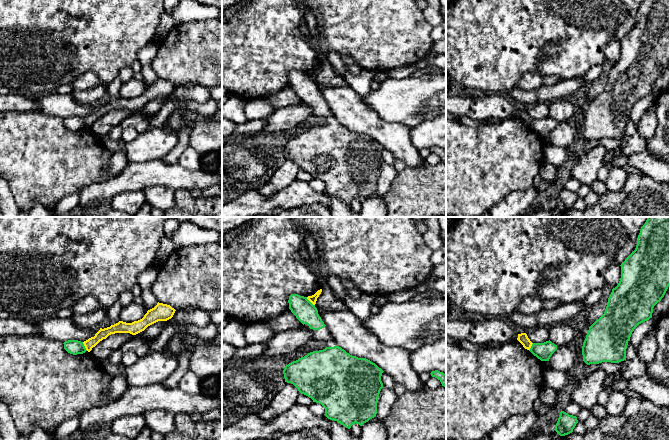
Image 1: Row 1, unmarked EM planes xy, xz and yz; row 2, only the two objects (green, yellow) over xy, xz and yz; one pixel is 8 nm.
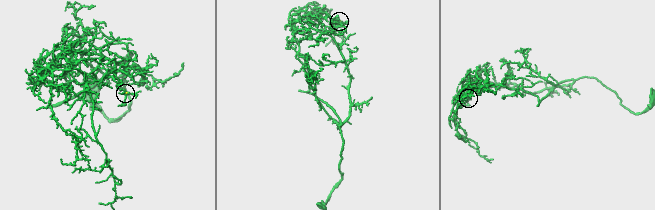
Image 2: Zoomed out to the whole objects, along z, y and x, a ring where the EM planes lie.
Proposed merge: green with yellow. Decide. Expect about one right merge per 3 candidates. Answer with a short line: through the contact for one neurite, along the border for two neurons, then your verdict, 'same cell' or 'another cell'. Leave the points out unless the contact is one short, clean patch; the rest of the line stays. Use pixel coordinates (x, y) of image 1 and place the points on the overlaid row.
line xz (306, 297), (314, 305); another cell

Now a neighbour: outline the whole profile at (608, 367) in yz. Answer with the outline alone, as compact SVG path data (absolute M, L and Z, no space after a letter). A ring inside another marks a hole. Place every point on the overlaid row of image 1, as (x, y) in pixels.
M627 360L618 363L602 362L599 364L590 364L587 366L585 373L586 376L592 374L597 370L604 370L607 374L616 373L621 371L625 367L626 361Z

